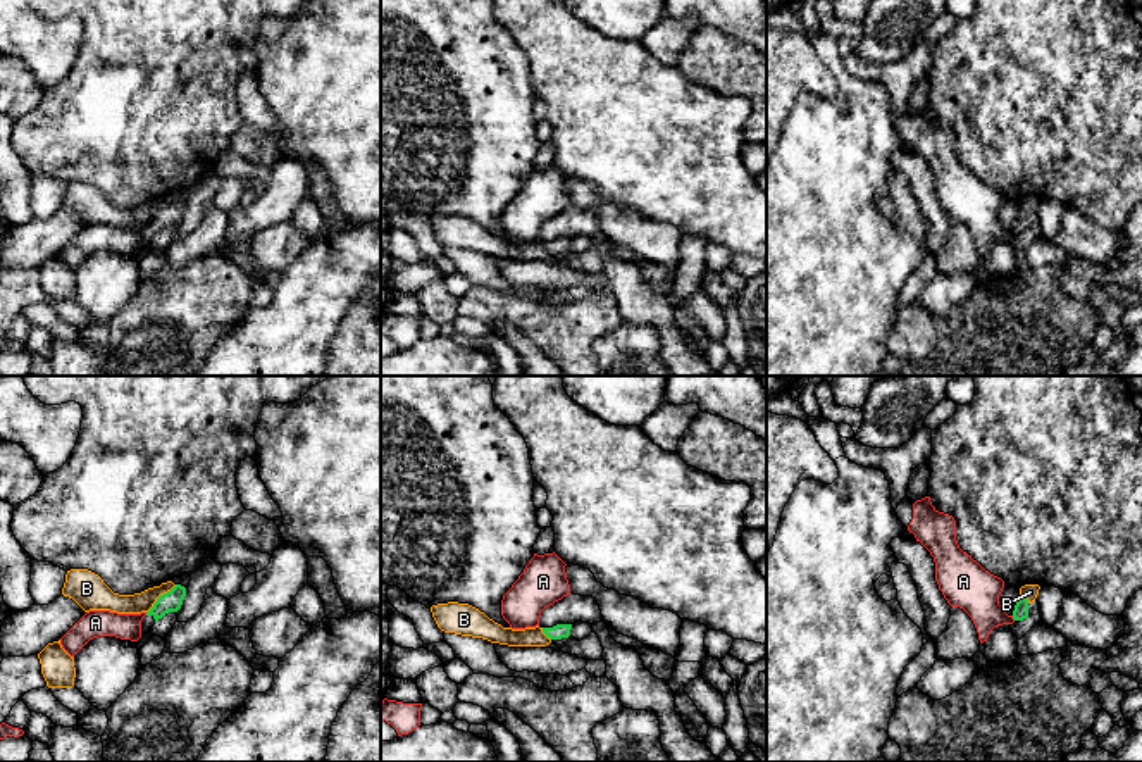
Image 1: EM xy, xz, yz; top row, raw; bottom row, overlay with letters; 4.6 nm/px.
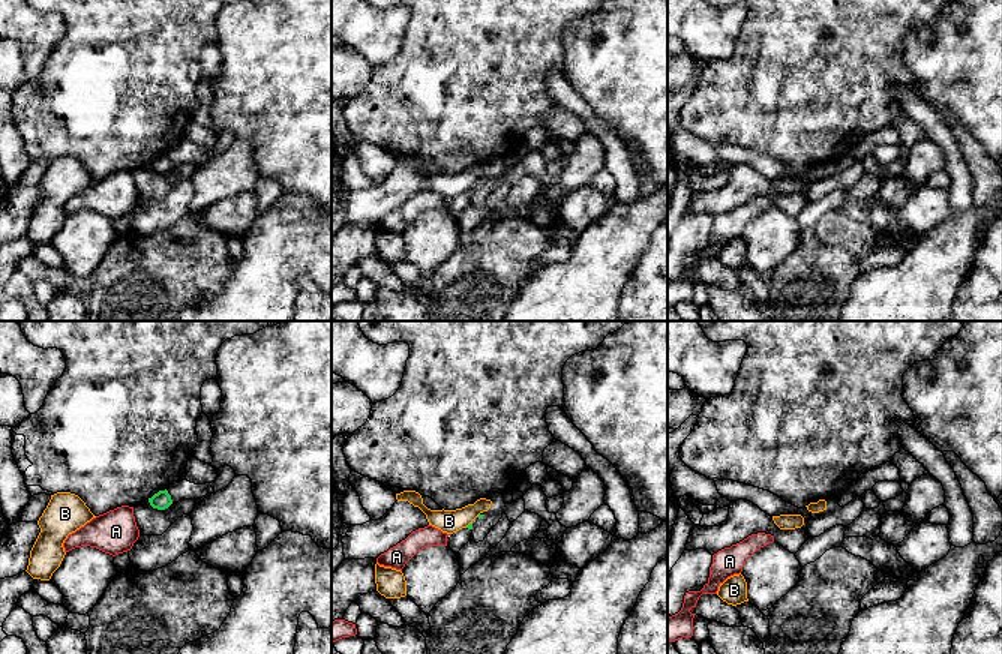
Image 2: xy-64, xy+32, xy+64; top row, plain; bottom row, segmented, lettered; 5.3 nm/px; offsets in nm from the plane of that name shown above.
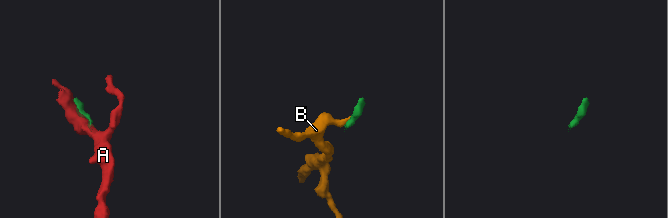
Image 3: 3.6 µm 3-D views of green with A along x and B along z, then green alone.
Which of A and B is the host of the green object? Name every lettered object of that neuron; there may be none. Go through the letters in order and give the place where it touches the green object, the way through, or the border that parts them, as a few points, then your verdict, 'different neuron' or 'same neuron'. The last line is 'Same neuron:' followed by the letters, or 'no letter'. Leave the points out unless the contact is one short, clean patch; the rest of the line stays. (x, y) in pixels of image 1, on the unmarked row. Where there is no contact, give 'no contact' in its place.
A: meets green in yz at (1013, 231); different neuron
B: meets green in xy at (159, 211); border along xy (176, 199), (164, 206), (147, 226); different neuron
Same neuron: no letter

